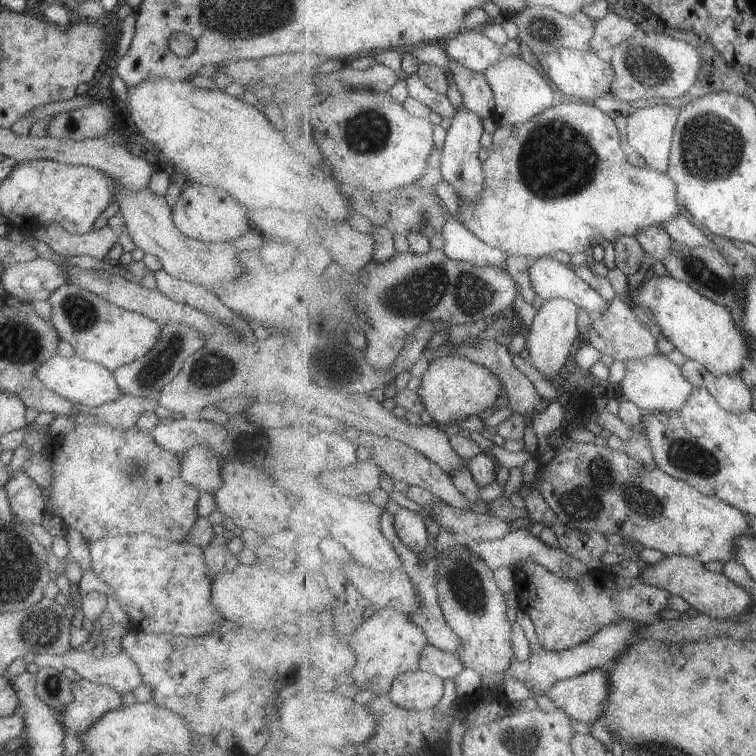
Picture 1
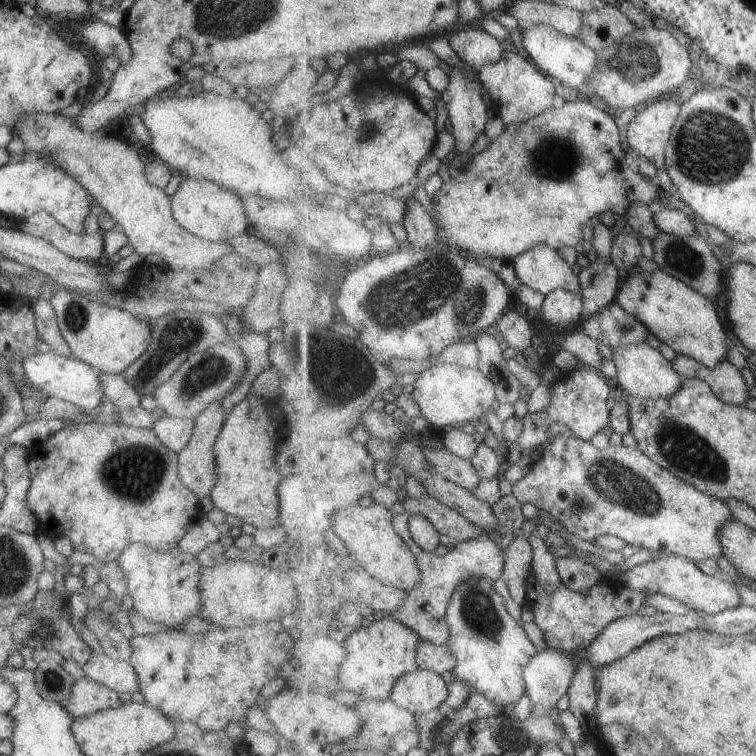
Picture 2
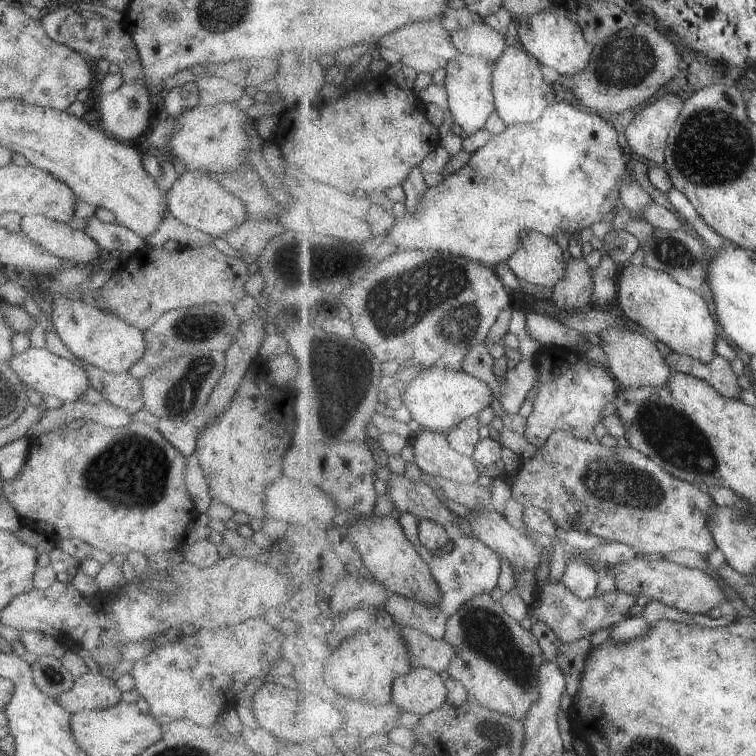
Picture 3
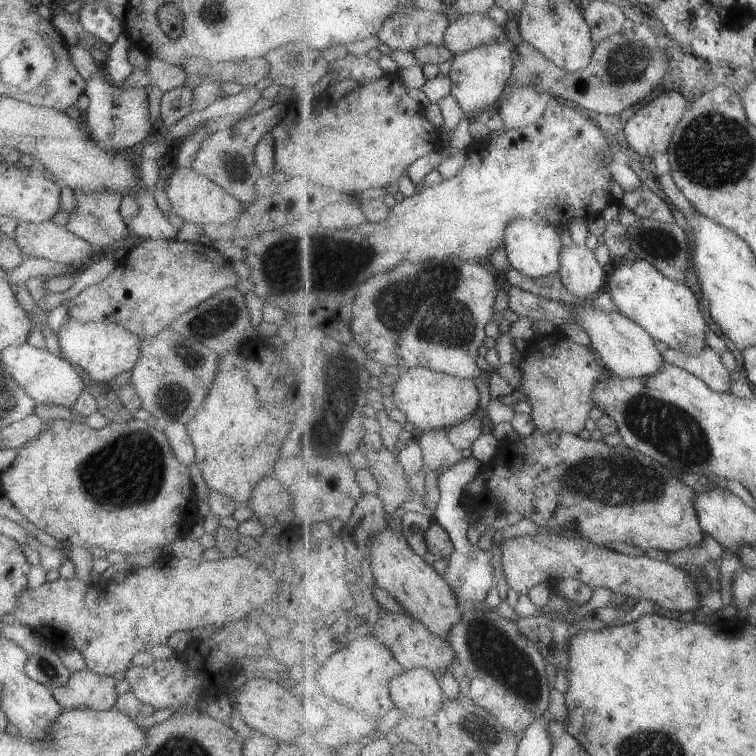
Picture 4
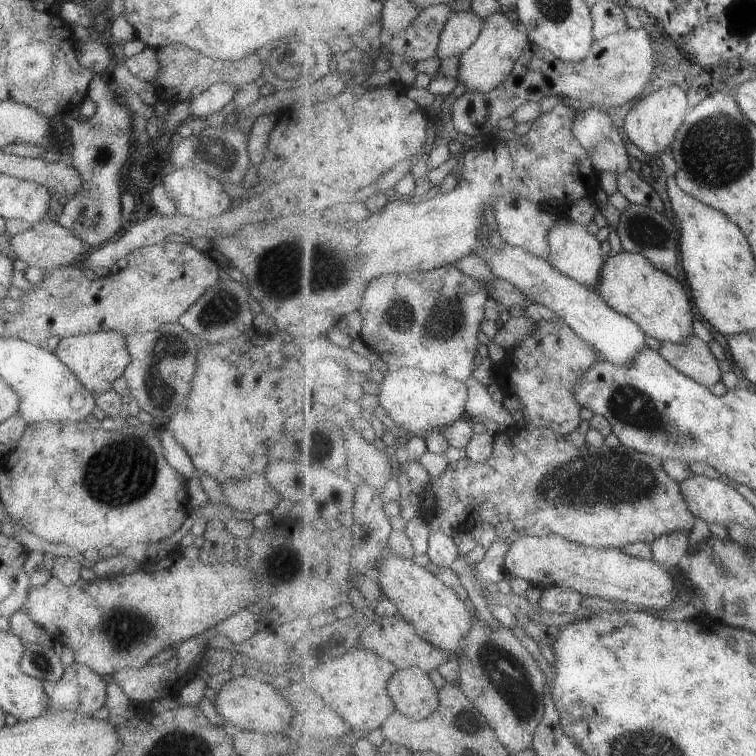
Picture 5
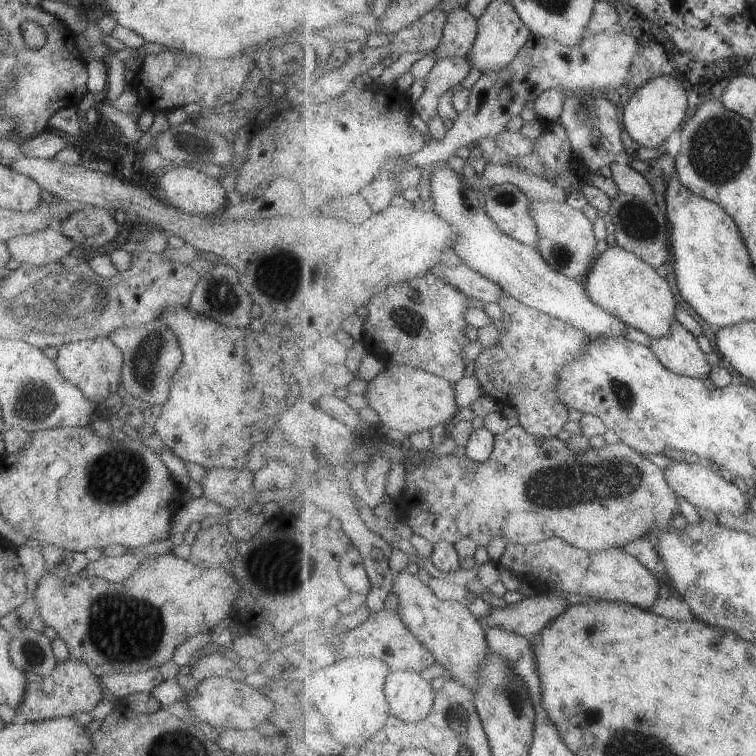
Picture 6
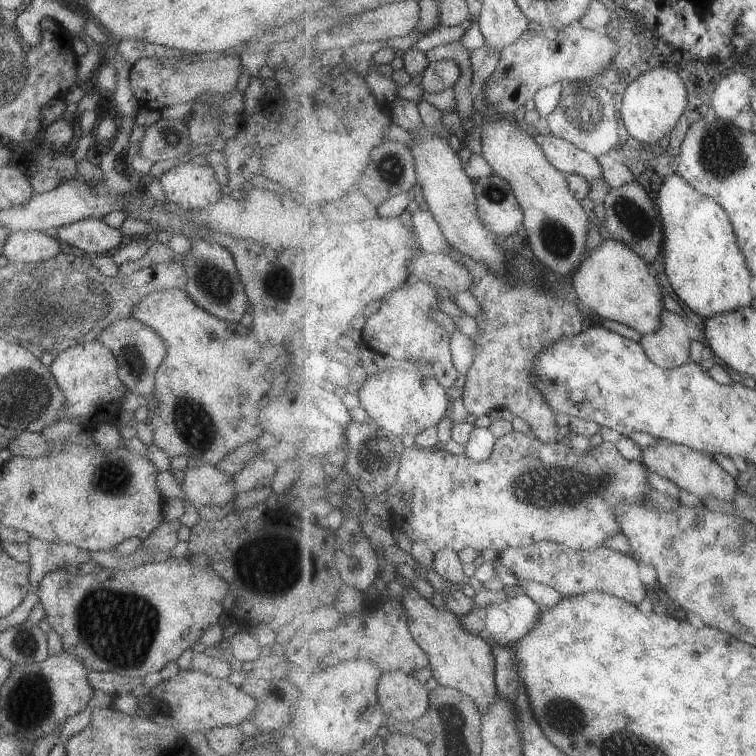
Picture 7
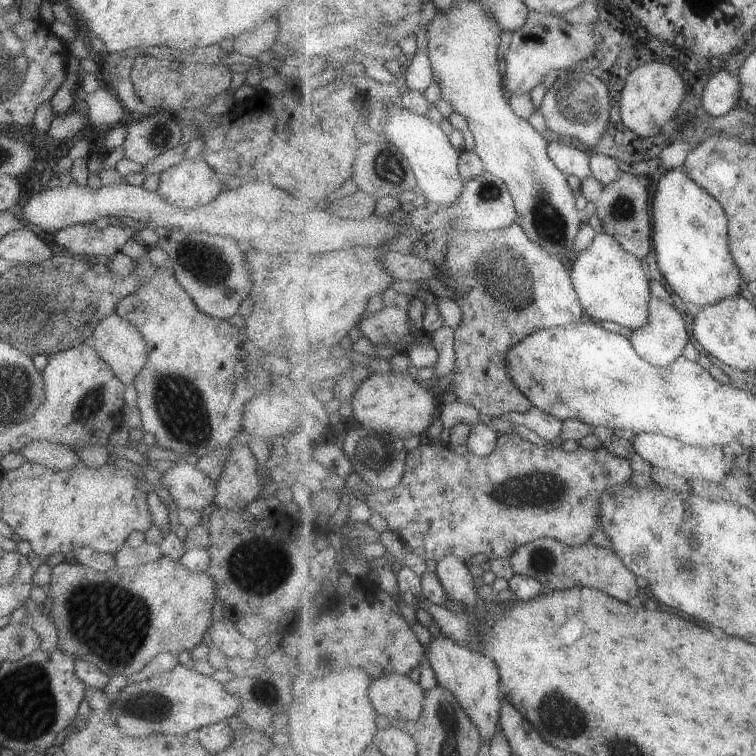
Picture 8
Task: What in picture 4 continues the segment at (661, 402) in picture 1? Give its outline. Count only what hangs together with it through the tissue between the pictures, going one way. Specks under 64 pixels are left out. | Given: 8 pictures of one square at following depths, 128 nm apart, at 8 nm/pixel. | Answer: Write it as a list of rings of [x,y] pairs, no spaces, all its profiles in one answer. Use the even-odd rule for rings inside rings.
[[[585,302],[579,306],[567,304],[577,312],[577,323],[586,331],[592,348],[610,374],[619,378],[645,378],[661,372],[666,364],[662,352],[657,350],[653,336],[641,324],[621,312],[596,310],[590,302],[589,307],[585,305]]]

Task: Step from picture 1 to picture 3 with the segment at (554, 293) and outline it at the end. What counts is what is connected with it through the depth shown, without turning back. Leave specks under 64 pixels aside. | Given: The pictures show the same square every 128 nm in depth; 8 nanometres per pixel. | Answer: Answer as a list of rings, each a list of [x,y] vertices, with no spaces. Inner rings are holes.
[[[533,230],[523,236],[521,244],[523,246],[507,261],[518,279],[554,288],[565,278],[568,262],[555,238]]]

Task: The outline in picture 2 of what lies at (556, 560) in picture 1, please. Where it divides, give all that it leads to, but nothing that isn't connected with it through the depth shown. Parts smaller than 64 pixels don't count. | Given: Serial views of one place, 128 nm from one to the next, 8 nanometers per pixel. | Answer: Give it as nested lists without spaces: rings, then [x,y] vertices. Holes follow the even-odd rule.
[[[403,511],[394,516],[393,524],[397,534],[408,544],[409,550],[415,554],[417,564],[421,568],[421,580],[416,588],[413,588],[405,600],[405,604],[401,608],[397,608],[390,615],[401,624],[410,626],[416,630],[422,639],[429,640],[438,645],[446,645],[451,629],[446,619],[446,611],[453,600],[453,594],[457,592],[457,586],[473,580],[473,578],[487,578],[495,582],[504,575],[504,566],[506,565],[506,551],[499,546],[492,538],[487,535],[479,536],[473,540],[465,540],[457,542],[453,550],[448,551],[442,556],[435,555],[432,552],[423,550],[411,536],[409,530],[409,520],[411,520],[410,512]],[[576,556],[557,558],[555,562],[564,583],[577,592],[589,590],[602,579],[601,571],[591,563],[585,562],[586,560],[579,560]]]

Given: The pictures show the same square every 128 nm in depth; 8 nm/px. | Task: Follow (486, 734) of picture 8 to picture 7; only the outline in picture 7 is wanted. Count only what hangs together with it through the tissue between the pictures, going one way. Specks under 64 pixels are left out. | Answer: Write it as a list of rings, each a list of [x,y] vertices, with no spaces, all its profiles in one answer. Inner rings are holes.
[[[409,588],[402,598],[407,608],[409,628],[415,640],[430,656],[430,667],[438,684],[456,688],[471,696],[479,706],[479,712],[487,714],[498,699],[497,664],[491,643],[465,630],[460,614],[451,612],[444,604],[437,608],[429,598],[419,594],[417,588]]]

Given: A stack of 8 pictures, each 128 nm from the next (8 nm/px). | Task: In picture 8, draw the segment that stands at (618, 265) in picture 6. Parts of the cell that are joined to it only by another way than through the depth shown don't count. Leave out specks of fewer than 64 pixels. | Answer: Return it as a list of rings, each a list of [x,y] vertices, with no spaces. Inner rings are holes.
[[[606,232],[596,234],[591,244],[569,261],[569,270],[588,319],[617,322],[632,331],[649,324],[649,302],[654,296],[650,279],[641,259],[623,248],[617,238]]]

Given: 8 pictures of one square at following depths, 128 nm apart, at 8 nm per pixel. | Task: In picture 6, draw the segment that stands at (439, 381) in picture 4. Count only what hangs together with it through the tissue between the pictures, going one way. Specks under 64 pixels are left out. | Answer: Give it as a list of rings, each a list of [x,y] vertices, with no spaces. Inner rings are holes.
[[[386,365],[382,373],[368,382],[364,397],[369,399],[369,407],[377,413],[383,426],[410,436],[449,423],[460,410],[455,386],[456,383],[423,369]]]

